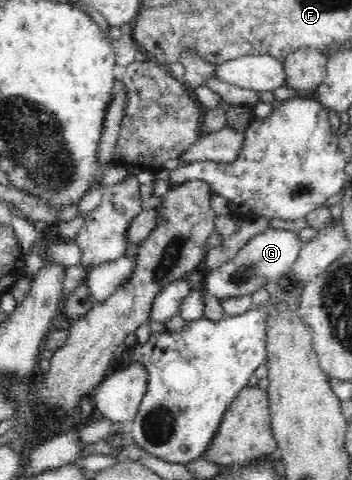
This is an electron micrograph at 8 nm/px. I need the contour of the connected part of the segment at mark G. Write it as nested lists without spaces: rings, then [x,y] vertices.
[[[270,227],[254,236],[235,258],[210,271],[204,278],[204,289],[222,302],[228,297],[254,294],[258,288],[265,288],[265,283],[270,280],[283,283],[289,279],[290,268],[296,263],[302,246],[298,232]]]

